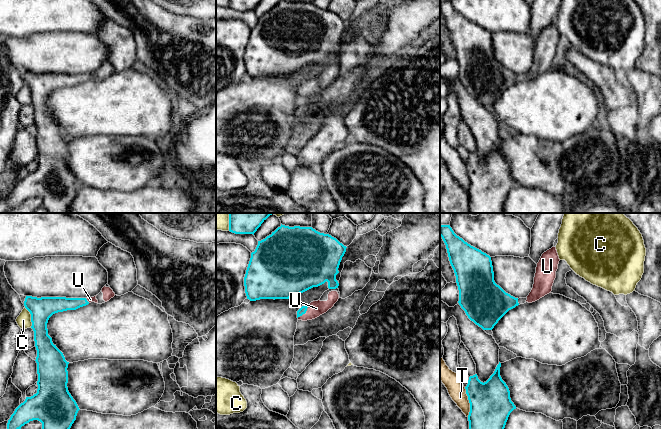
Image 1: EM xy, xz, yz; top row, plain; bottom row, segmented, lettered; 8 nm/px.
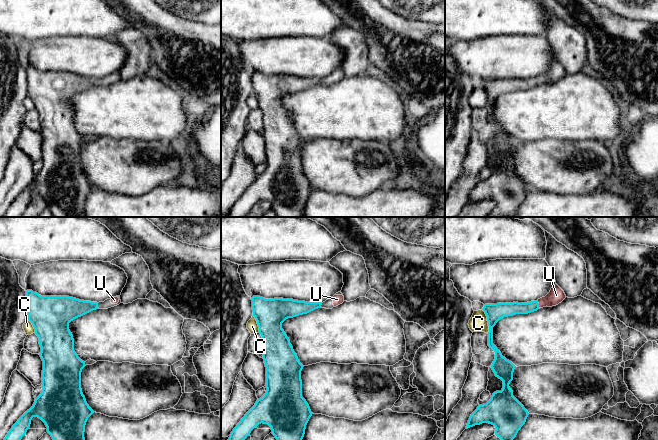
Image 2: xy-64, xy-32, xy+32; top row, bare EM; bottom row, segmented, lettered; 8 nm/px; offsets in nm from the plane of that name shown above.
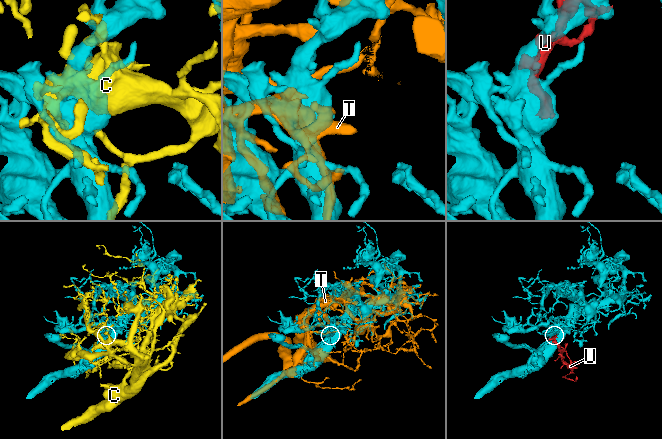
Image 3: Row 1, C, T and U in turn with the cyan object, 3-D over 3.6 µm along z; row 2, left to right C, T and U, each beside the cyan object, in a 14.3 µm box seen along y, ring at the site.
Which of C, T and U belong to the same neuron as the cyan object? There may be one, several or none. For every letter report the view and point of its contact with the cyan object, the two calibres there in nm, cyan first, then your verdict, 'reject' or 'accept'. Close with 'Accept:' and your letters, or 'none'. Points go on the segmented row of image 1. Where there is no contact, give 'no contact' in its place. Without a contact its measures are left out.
C: xy (31, 317) | 190/110 nm | reject
T: yz (469, 402) | 340/140 nm | reject
U: xz (304, 313) | 60/130 nm | accept
Accept: U

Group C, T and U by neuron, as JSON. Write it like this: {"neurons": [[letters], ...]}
{"neurons": [["C"], ["T"], ["U"]]}

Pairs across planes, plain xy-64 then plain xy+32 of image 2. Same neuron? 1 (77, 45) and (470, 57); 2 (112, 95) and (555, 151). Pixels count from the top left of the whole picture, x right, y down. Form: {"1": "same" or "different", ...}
{"1": "same", "2": "different"}

